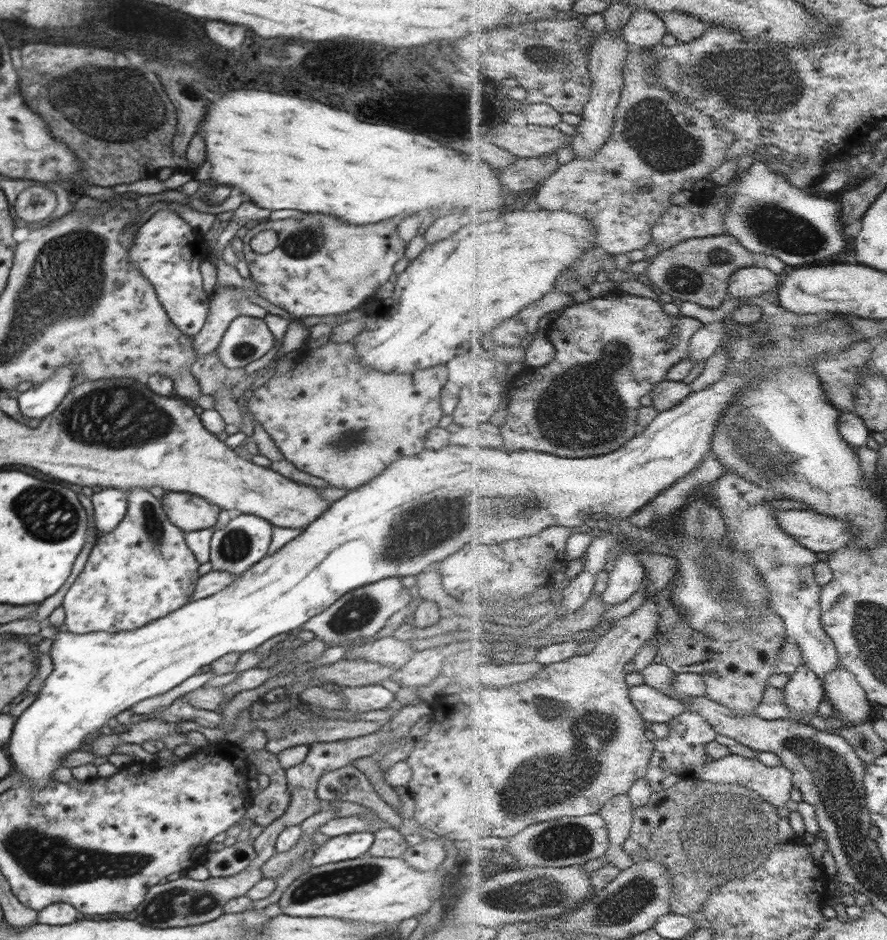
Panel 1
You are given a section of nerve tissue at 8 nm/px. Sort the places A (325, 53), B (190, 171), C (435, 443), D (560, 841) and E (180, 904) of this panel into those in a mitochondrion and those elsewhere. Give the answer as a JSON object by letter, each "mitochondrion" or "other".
{"A":"other","B":"other","C":"other","D":"mitochondrion","E":"mitochondrion"}

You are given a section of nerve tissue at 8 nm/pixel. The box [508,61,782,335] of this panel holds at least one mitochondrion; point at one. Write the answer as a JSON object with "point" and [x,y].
{"point":[652,130]}

